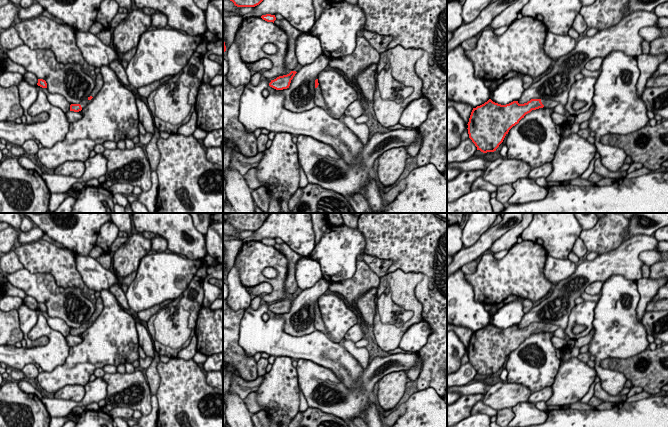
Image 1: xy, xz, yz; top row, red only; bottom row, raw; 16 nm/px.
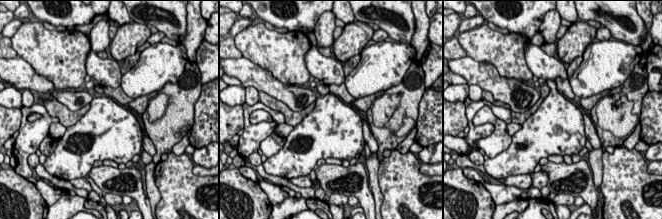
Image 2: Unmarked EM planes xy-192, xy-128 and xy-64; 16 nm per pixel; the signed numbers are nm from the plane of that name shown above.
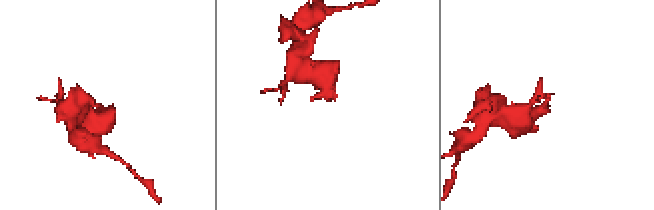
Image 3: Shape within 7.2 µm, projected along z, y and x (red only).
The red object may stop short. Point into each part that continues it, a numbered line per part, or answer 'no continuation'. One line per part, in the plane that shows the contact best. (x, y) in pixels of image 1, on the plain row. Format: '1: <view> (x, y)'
1: xy (98, 302)

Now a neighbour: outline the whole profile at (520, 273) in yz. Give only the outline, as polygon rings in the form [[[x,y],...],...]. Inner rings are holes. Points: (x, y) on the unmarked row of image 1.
[[[523,240],[514,244],[501,260],[496,260],[492,253],[482,255],[474,274],[465,275],[465,279],[474,290],[474,299],[482,305],[496,305],[508,296],[514,295],[529,299],[533,303],[549,295],[552,283],[544,276],[547,252],[543,245]]]

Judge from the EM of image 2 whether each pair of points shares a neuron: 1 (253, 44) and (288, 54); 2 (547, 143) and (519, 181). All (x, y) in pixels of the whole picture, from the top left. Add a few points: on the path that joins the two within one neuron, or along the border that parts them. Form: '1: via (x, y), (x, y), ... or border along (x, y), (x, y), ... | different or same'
1: via (262, 46), (279, 53) | same
2: border along (529, 173), (511, 174), (504, 178) | different

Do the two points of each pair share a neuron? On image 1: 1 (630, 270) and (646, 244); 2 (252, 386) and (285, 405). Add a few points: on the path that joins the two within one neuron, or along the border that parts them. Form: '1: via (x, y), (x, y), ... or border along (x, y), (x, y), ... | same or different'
1: via (630, 263), (630, 256), (639, 247) | same
2: border along (263, 376), (260, 386), (254, 391) | different

